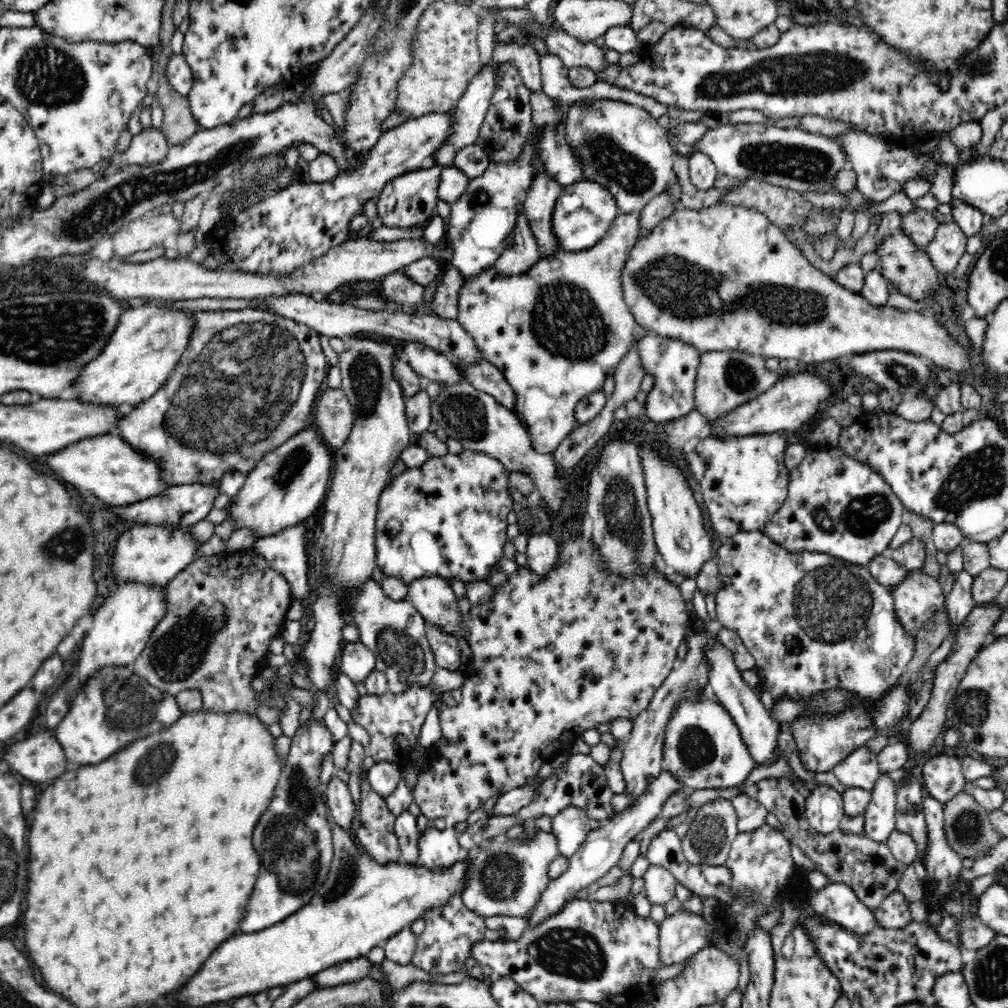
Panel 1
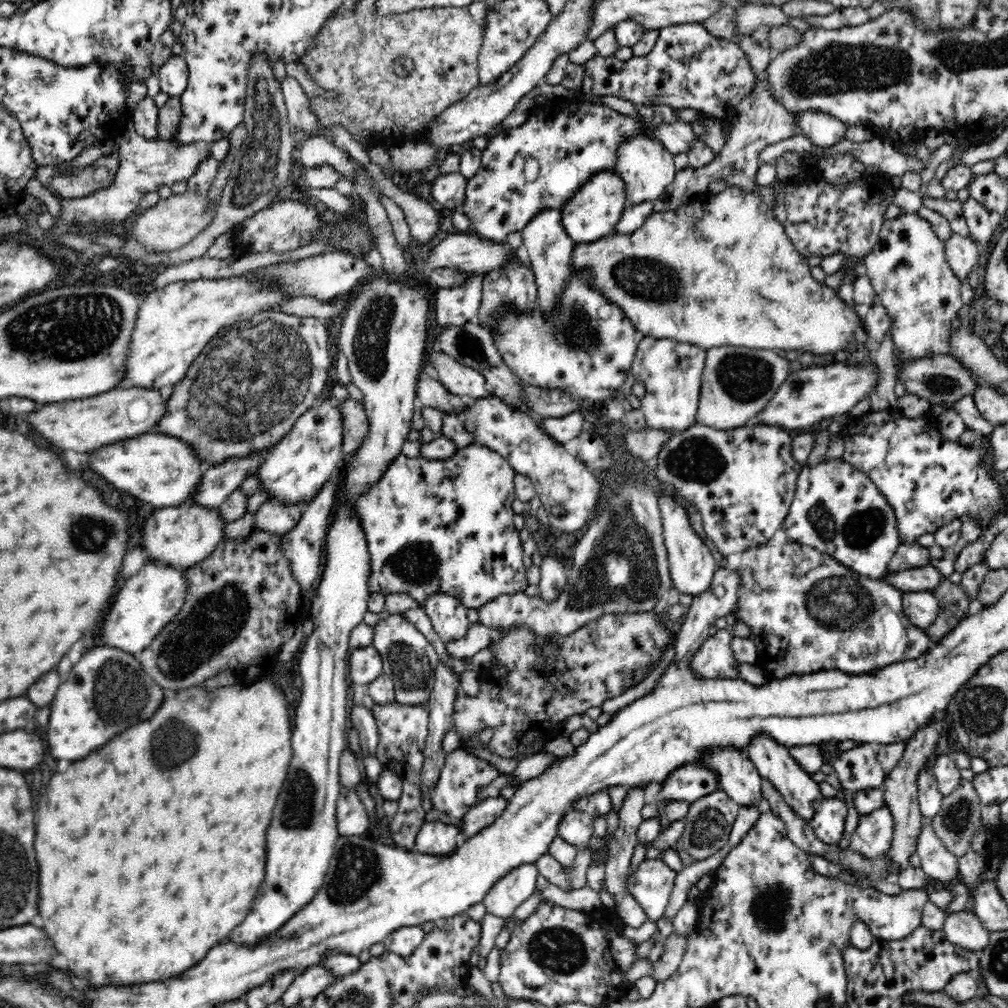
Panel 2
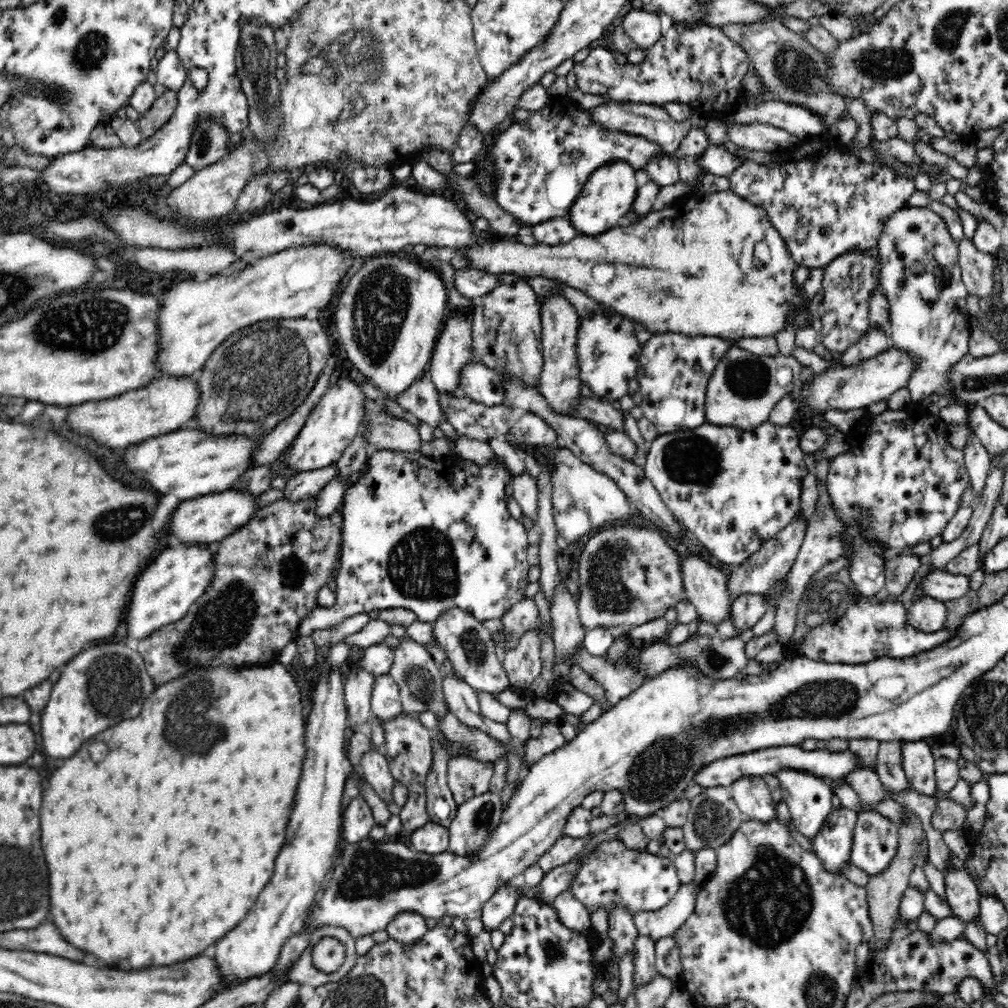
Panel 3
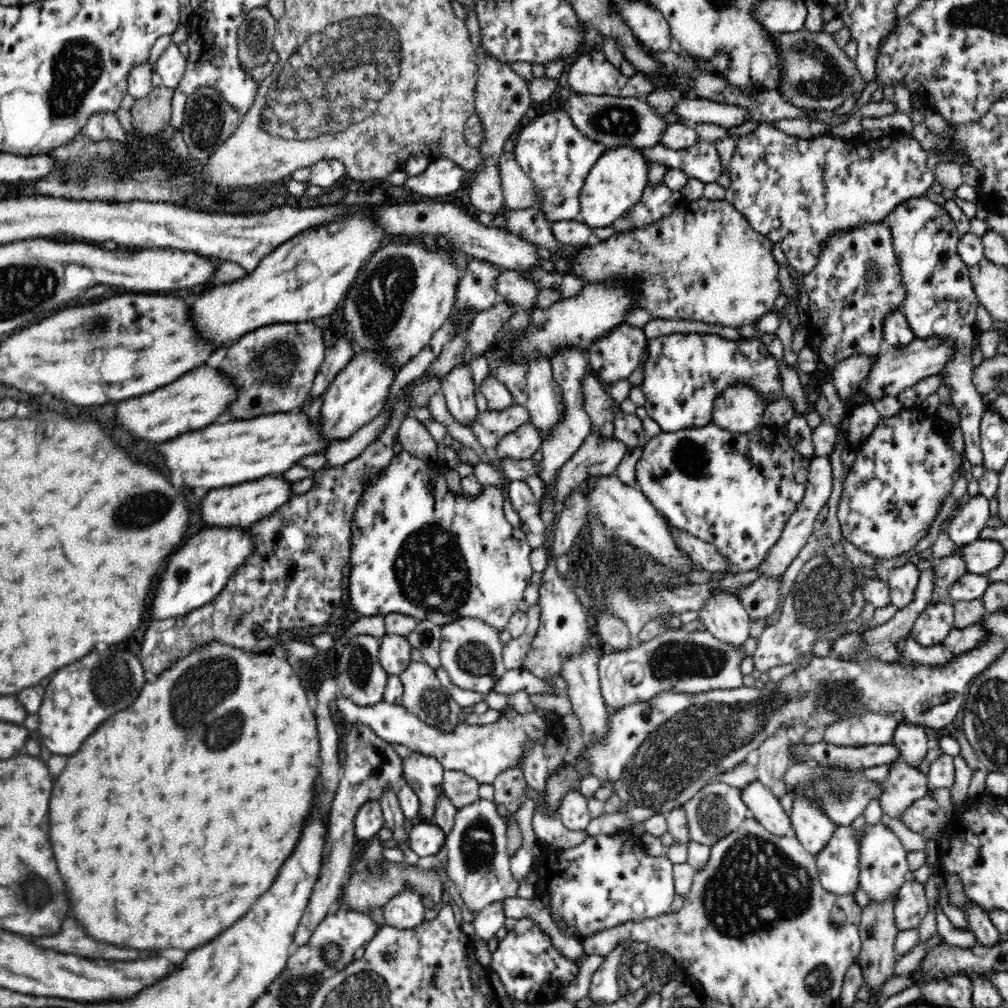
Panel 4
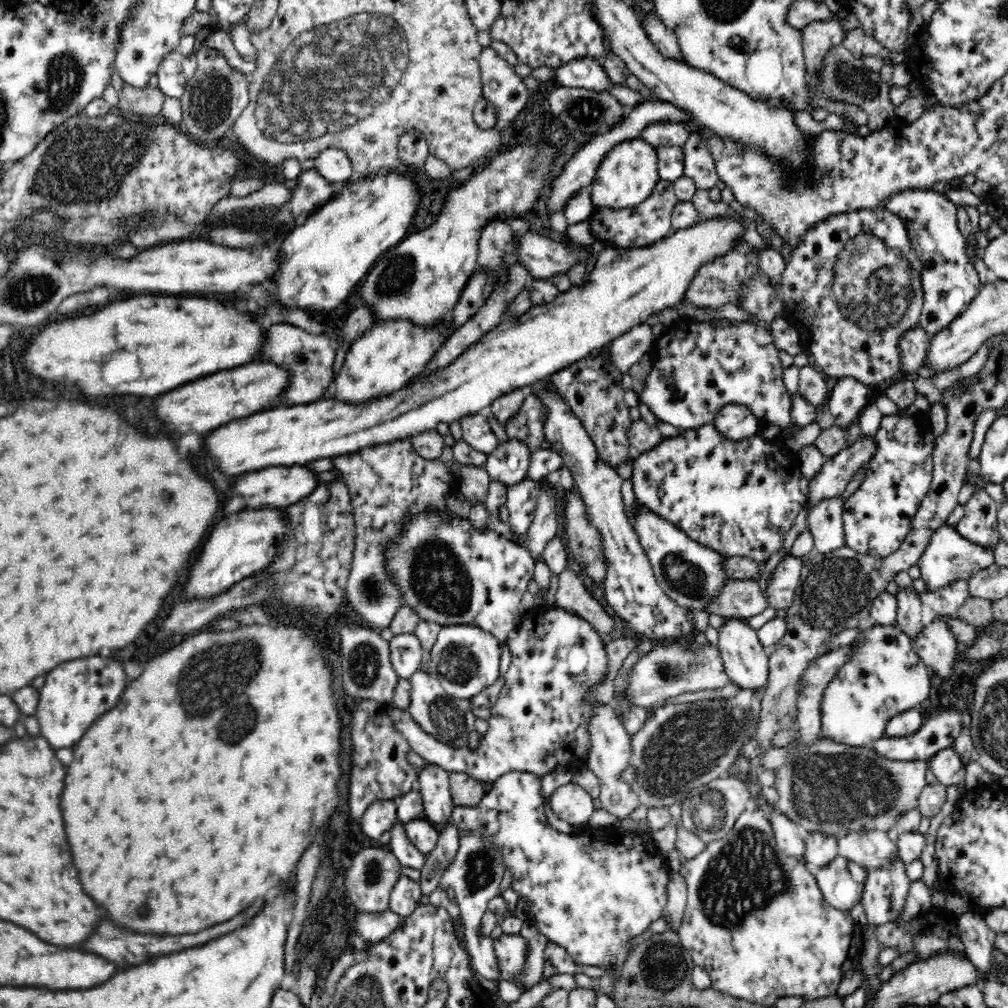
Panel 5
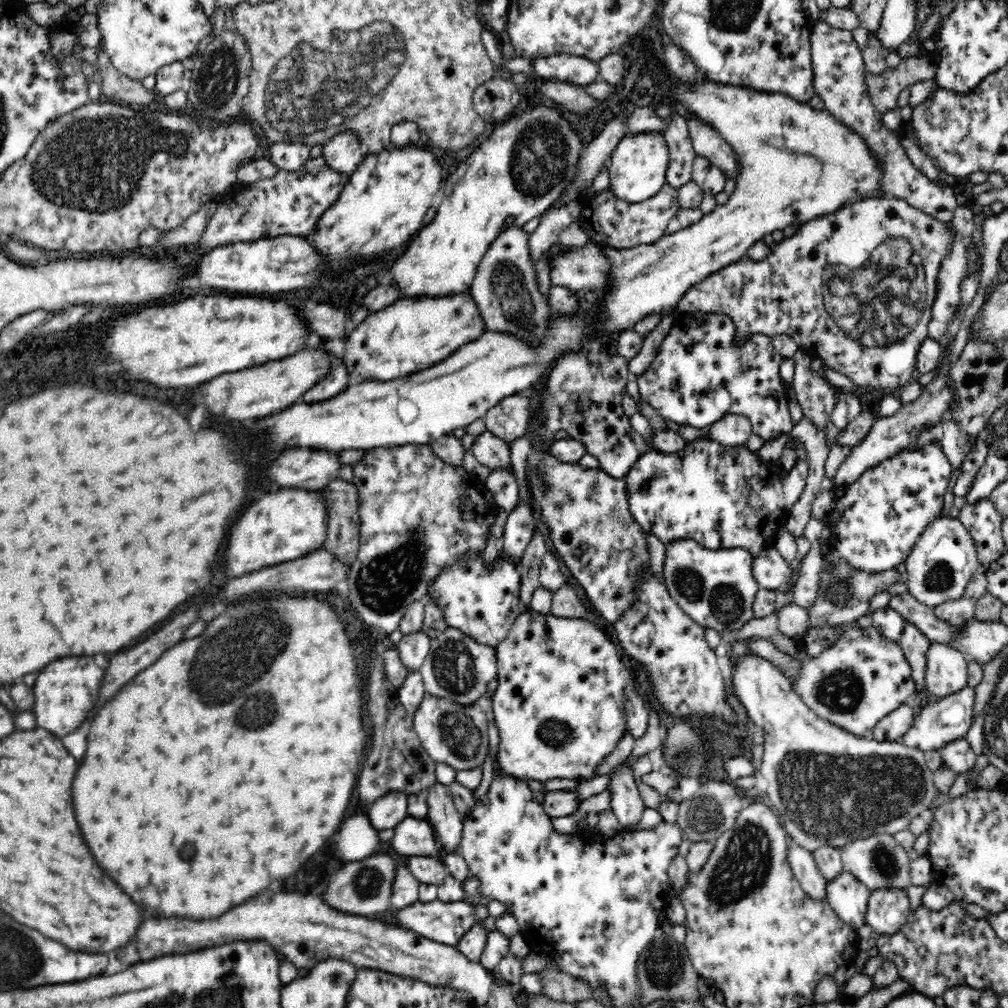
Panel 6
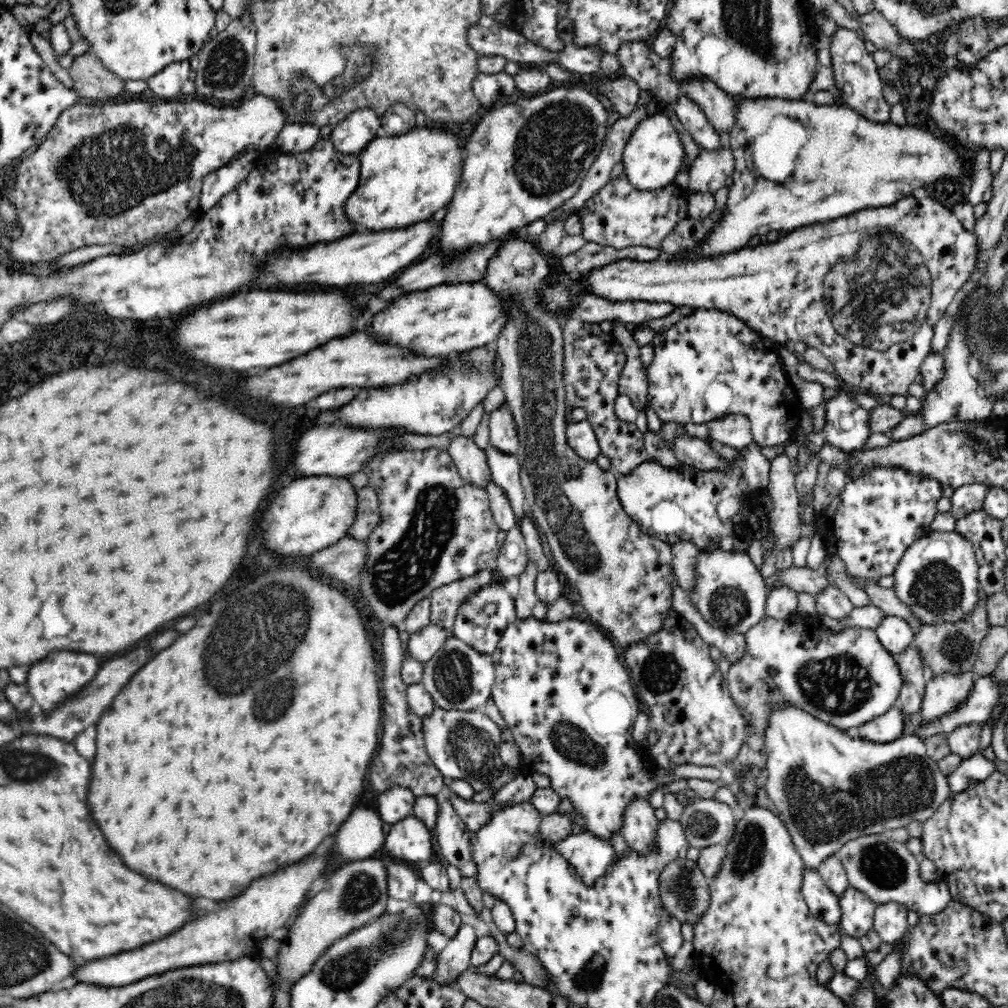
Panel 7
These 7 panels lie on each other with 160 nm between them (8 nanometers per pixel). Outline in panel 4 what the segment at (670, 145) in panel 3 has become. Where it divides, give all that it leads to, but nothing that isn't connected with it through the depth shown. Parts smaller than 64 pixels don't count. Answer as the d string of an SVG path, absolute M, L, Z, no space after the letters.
M574 93L561 106L565 107L576 128L586 137L602 143L606 151L617 147L652 147L662 142L664 131L670 125L644 99L636 97Z

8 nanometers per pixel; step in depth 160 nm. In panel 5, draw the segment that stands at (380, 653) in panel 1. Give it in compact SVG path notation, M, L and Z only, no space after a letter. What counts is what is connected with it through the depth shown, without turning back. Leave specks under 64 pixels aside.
M418 670L409 678L411 717L420 725L422 730L432 734L436 740L448 746L464 746L469 744L476 735L474 720L476 716L470 711L471 701L468 699L449 698L434 674Z

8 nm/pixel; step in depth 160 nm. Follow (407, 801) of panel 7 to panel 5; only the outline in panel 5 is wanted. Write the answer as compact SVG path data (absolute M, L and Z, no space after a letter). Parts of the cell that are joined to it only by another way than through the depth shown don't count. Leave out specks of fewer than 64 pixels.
M393 799L374 801L361 816L361 829L371 839L380 838L396 822L397 810Z

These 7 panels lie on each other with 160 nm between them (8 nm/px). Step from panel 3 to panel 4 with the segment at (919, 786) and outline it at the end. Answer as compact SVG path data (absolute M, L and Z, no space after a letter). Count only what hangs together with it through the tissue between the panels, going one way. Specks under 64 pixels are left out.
M900 721L893 736L893 744L900 751L900 758L911 768L923 772L924 757L929 749L926 728Z

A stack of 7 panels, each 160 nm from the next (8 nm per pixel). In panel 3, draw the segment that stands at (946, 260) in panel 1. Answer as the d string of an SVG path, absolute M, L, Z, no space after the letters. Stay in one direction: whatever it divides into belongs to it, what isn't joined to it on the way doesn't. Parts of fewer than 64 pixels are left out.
M963 237L958 241L958 262L969 294L990 298L994 290L994 255L978 250L972 239Z

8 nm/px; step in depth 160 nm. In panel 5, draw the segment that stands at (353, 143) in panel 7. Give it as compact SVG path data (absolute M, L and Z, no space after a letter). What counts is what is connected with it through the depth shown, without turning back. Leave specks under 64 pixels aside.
M324 150L314 159L314 164L316 171L330 184L355 178L350 159L342 150Z

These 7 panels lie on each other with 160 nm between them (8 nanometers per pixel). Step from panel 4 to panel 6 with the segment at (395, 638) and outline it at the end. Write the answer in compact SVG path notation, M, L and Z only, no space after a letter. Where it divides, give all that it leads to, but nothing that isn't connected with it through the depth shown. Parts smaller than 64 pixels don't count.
M420 630L404 635L394 648L408 673L416 673L422 666L428 650L430 650L431 638Z

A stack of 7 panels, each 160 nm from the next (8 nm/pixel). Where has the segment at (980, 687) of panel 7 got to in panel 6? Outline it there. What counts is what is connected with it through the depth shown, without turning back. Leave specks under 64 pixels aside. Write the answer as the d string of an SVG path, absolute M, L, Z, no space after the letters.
M968 687L941 699L930 700L924 707L918 707L918 714L914 717L912 726L898 743L922 752L938 751L954 739L966 737L966 732L973 723L972 708L974 708L974 689Z

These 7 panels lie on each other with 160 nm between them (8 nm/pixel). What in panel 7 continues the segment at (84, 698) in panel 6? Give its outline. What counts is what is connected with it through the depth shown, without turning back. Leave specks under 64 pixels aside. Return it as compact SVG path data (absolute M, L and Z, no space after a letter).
M52 652L42 662L29 666L27 685L33 702L40 704L42 712L49 715L58 708L67 698L80 692L98 672L98 660L92 654L76 654L76 652Z

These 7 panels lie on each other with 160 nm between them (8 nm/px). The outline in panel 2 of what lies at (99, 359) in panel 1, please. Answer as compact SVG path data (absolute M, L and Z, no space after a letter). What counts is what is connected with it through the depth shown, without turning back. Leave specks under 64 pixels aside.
M240 277L176 281L149 293L136 312L136 324L130 334L128 356L124 362L124 376L118 387L160 390L176 384L186 376L192 360L218 330L234 322L248 320L256 312L271 310L286 297L271 286Z

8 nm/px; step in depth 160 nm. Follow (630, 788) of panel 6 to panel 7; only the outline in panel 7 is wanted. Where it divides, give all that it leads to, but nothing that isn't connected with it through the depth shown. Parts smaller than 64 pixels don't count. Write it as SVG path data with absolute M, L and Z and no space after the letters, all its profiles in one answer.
M630 798L630 802L624 808L622 814L622 828L626 842L638 852L646 852L656 836L658 820L654 815L654 809L646 798Z

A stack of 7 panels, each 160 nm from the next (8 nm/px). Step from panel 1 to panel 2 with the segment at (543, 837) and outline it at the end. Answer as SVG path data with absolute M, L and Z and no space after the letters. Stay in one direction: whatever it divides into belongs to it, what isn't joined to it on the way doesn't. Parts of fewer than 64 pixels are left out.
M535 863L512 868L506 876L496 880L482 898L487 912L500 918L512 916L514 910L536 892L539 875Z

